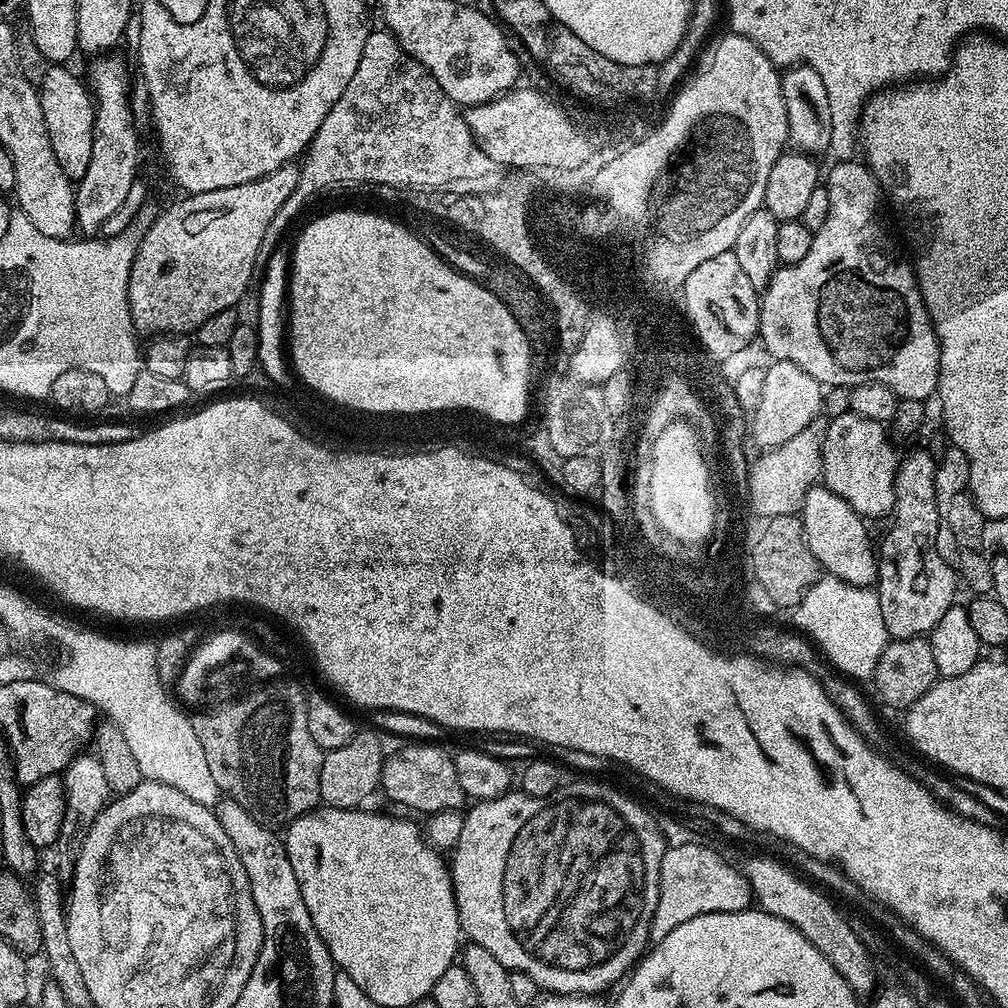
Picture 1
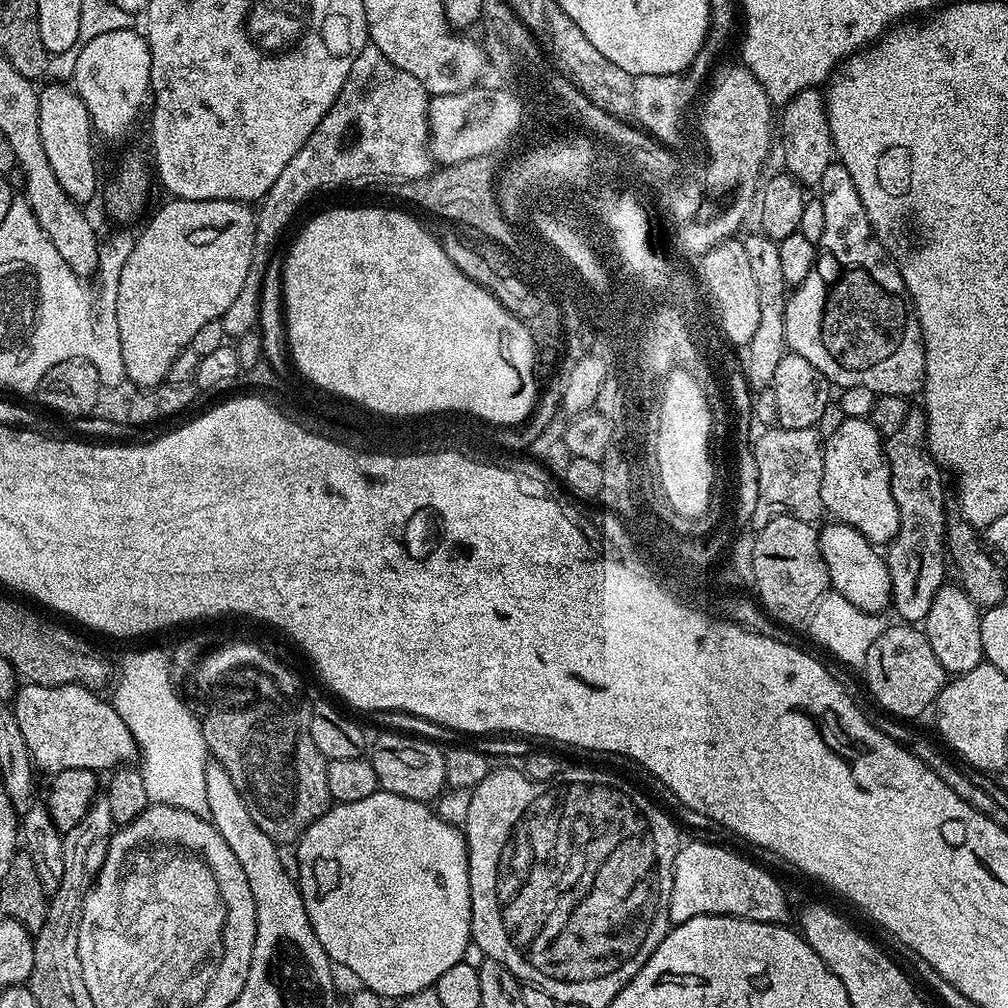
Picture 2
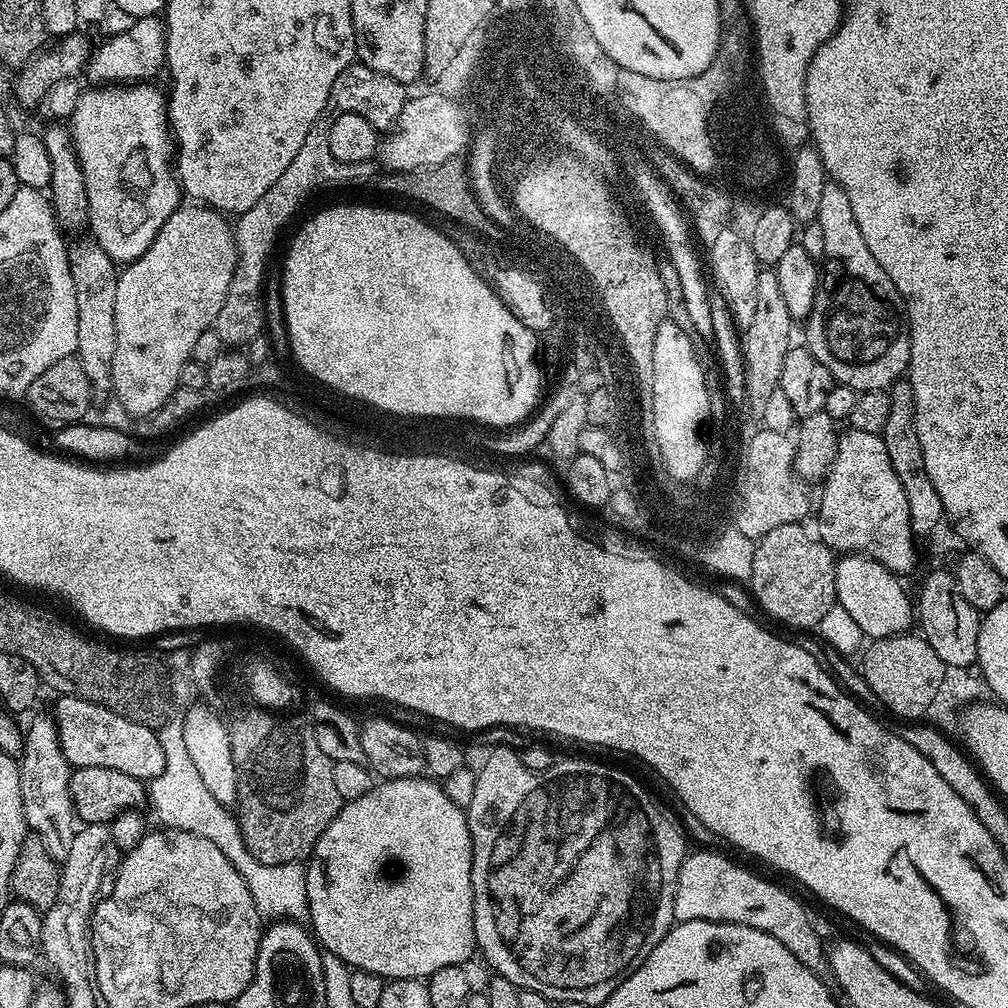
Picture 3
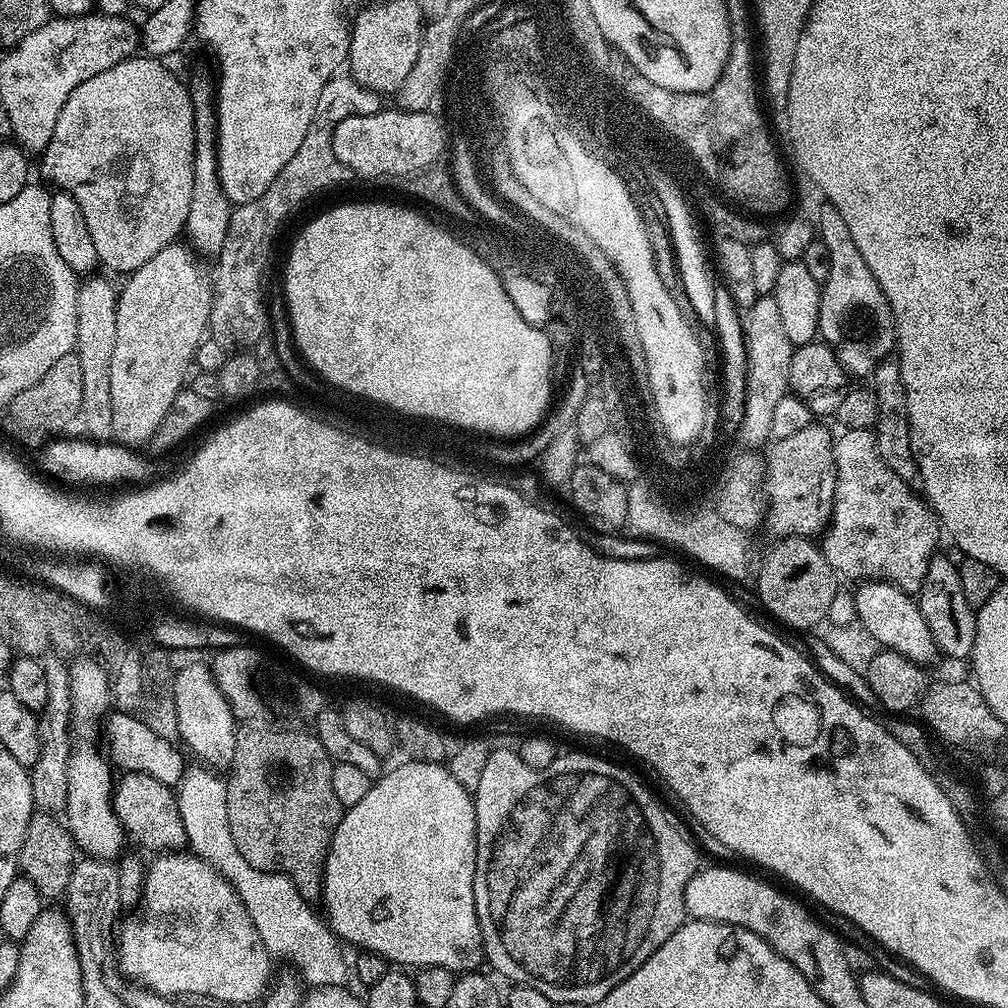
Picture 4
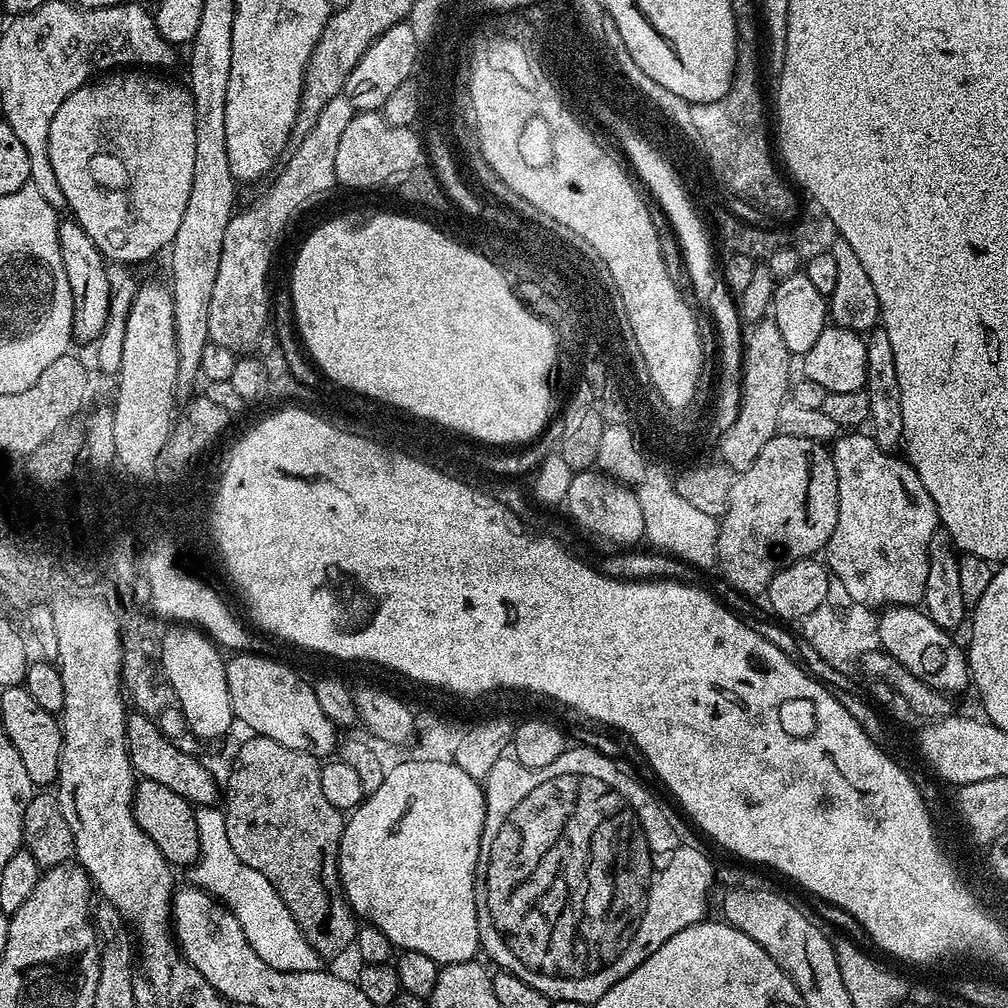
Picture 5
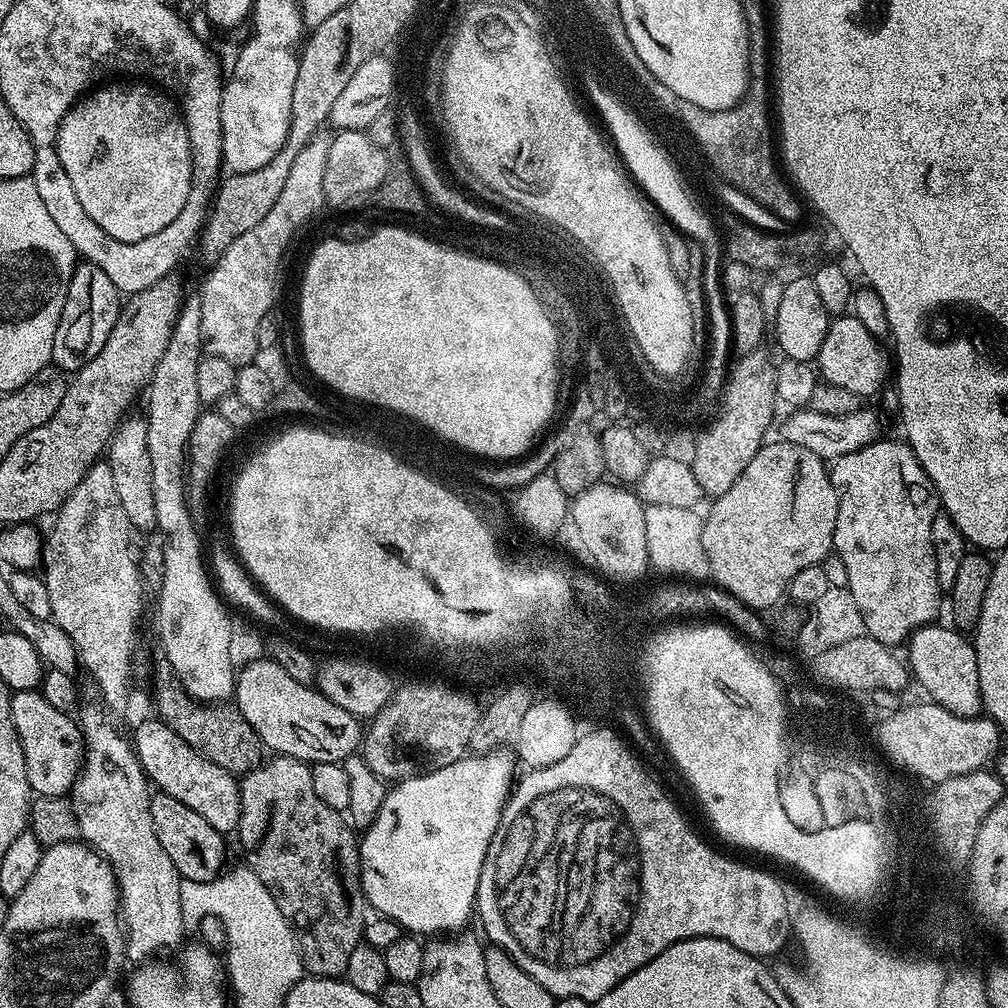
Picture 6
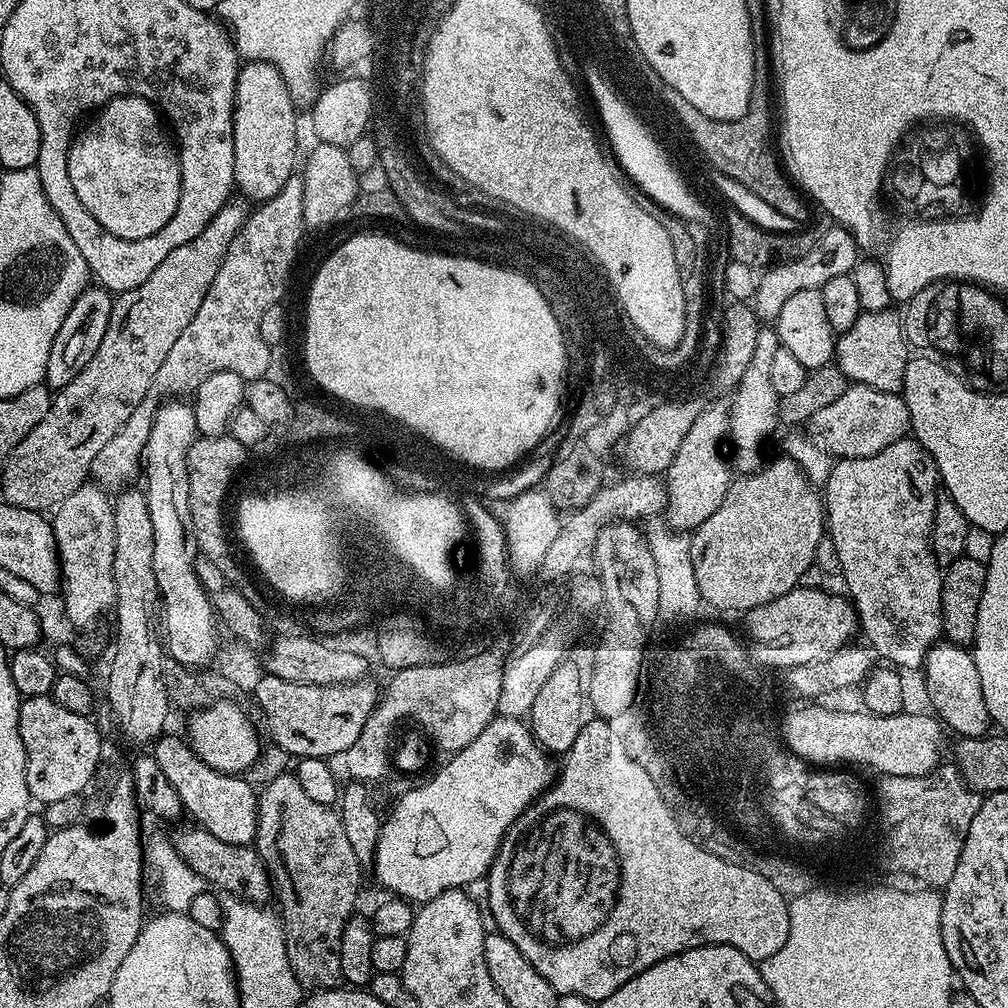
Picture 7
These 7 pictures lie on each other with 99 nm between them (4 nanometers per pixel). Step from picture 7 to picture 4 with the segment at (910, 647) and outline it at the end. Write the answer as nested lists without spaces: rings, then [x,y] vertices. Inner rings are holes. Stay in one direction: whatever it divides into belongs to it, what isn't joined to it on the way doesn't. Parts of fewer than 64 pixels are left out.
[[[844,428],[841,436],[835,437],[836,446],[836,505],[832,511],[832,521],[828,523],[826,531],[823,533],[822,551],[826,562],[830,562],[830,566],[841,577],[849,576],[855,582],[867,582],[870,580],[884,580],[887,584],[898,586],[904,592],[909,594],[919,593],[922,582],[926,578],[926,570],[928,563],[931,562],[933,556],[937,555],[938,548],[936,543],[942,537],[942,525],[935,512],[932,511],[927,499],[913,485],[902,482],[902,478],[898,478],[898,474],[894,474],[894,470],[890,470],[890,466],[882,458],[882,454],[876,445],[876,433],[870,428]]]

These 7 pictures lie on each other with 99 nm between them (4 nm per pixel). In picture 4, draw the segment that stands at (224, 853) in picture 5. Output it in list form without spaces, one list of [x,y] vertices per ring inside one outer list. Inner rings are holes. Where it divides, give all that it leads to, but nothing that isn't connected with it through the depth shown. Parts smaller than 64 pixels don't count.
[[[189,767],[175,789],[178,814],[182,814],[187,847],[192,855],[214,866],[214,870],[218,870],[218,874],[222,874],[222,878],[234,886],[269,957],[281,956],[284,960],[292,960],[291,967],[300,978],[317,988],[347,985],[348,976],[350,980],[350,964],[344,961],[345,949],[341,941],[337,940],[323,919],[316,920],[312,913],[313,905],[302,898],[292,879],[283,876],[281,872],[258,870],[250,866],[242,854],[238,854],[238,846],[234,846],[234,834],[230,834],[230,818],[226,818],[227,783],[221,777],[219,780],[215,771],[200,768]]]

